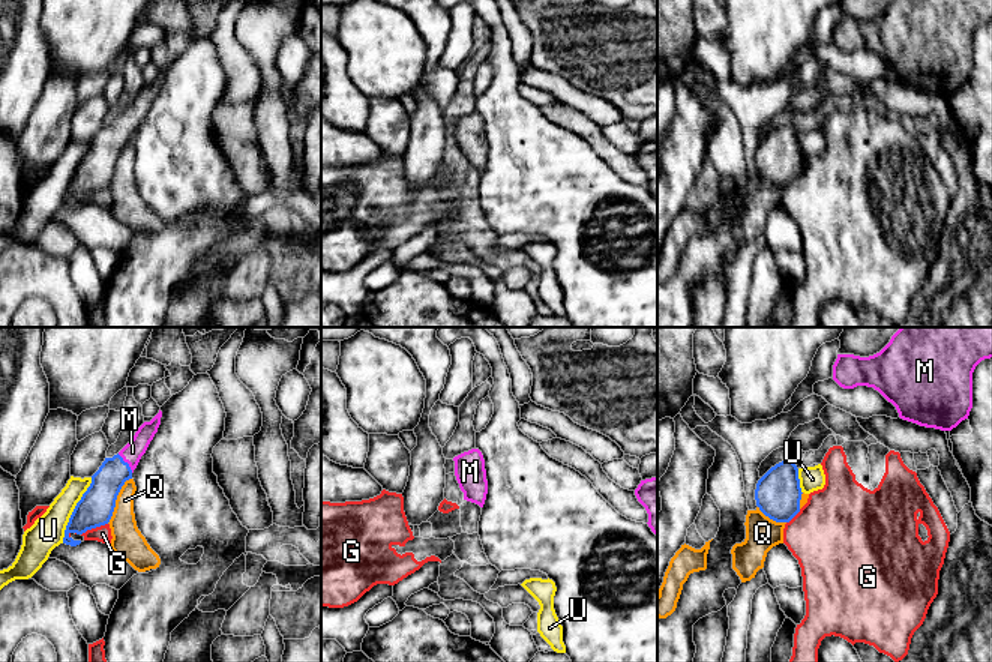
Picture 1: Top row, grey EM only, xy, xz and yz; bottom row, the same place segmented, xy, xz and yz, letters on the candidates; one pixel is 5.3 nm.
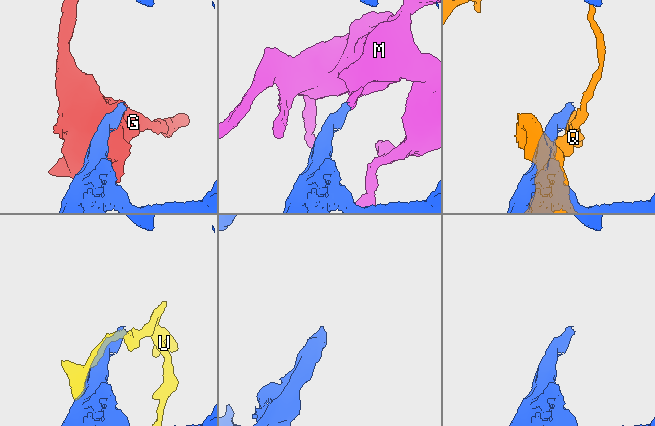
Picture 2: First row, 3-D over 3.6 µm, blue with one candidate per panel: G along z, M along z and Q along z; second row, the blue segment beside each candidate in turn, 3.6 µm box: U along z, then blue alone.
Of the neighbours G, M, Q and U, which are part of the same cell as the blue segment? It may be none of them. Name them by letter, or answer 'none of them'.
M

